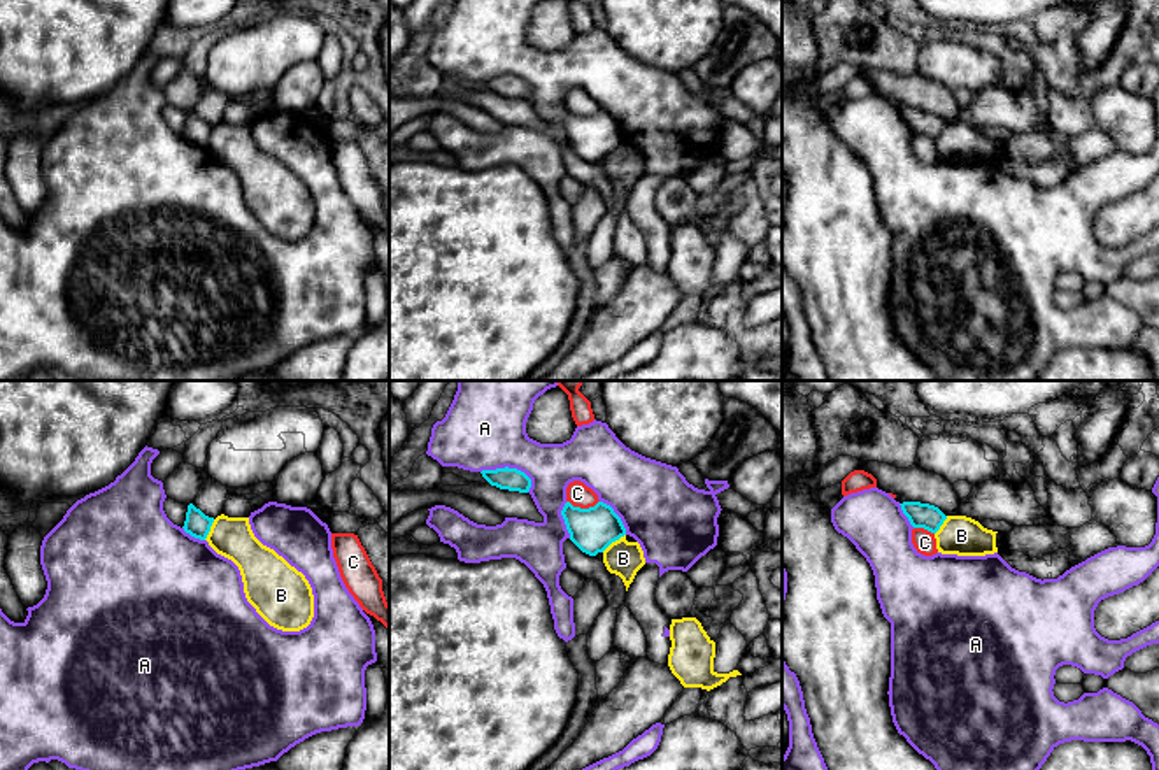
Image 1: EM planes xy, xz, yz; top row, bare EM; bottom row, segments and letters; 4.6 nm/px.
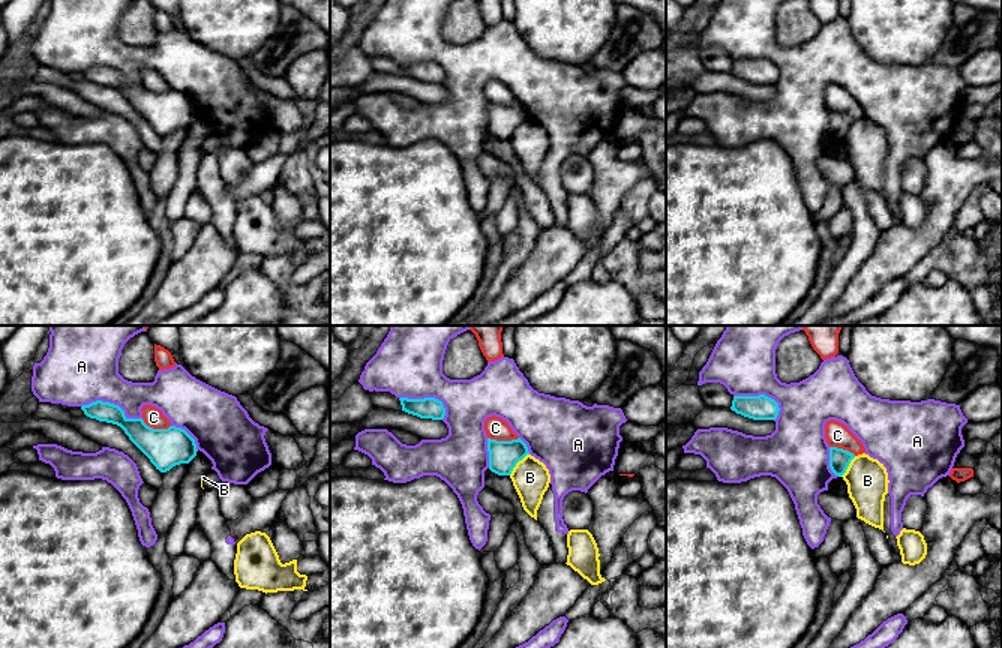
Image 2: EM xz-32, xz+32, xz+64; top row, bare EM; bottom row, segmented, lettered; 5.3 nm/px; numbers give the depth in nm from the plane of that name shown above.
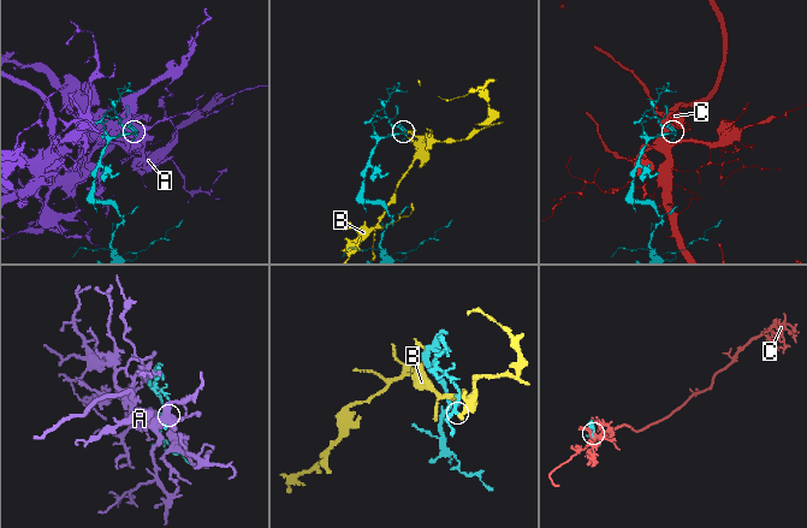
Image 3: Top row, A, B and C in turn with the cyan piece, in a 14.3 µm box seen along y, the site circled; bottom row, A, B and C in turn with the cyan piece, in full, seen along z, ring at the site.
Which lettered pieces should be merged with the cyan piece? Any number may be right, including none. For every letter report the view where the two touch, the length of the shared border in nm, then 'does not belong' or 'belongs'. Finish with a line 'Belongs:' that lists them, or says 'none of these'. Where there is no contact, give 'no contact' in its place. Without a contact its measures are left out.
A: xz | 260 nm | does not belong
B: xz | 140 nm | does not belong
C: xz | 150 nm | does not belong
Belongs: none of these

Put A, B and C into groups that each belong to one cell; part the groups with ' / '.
A / B / C

